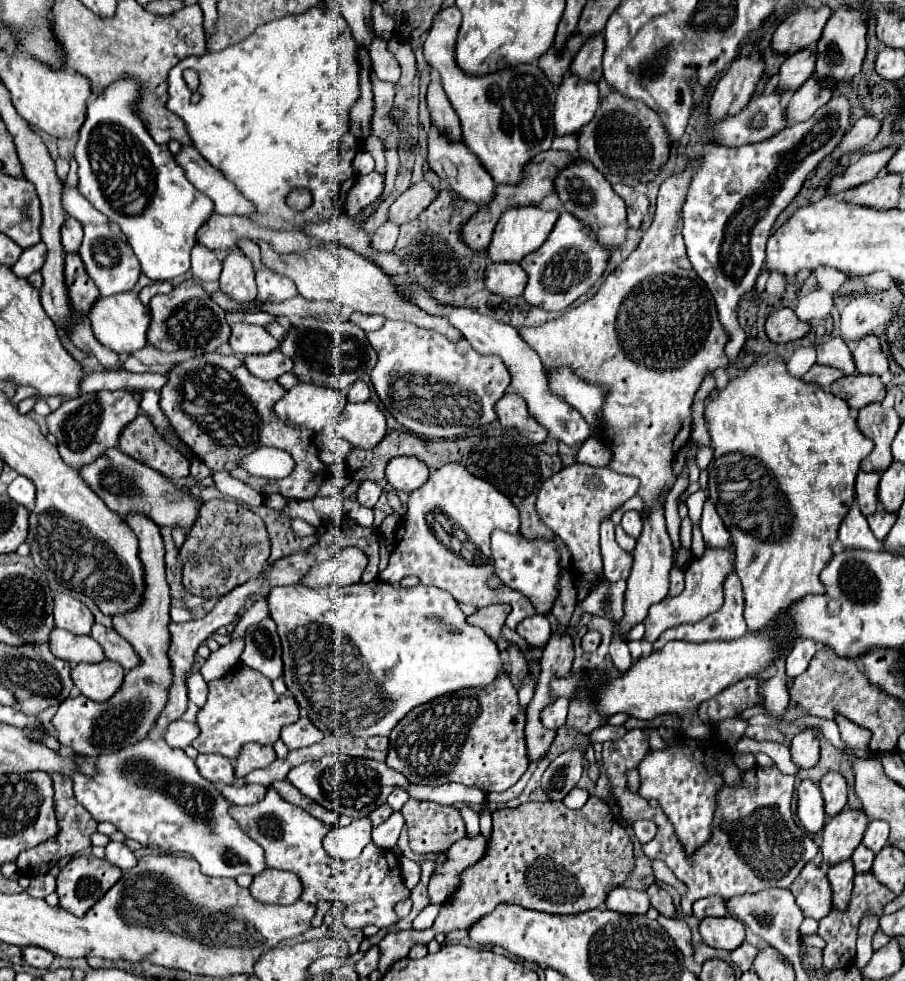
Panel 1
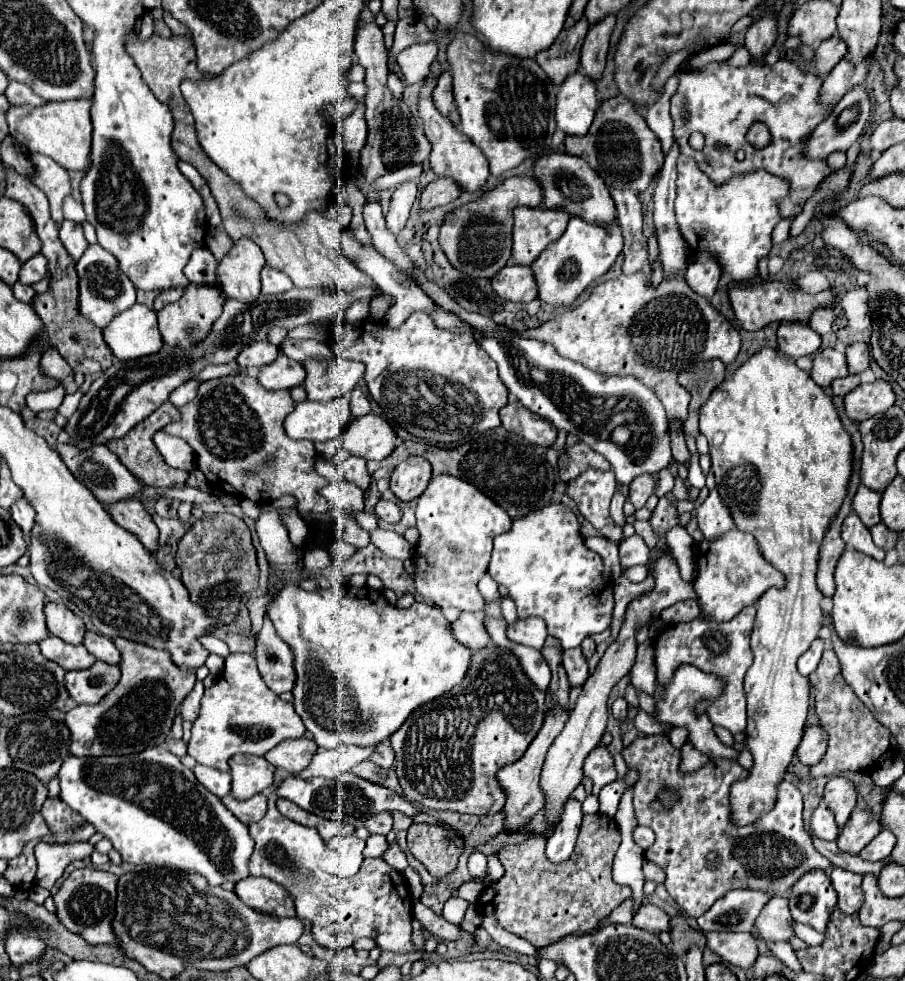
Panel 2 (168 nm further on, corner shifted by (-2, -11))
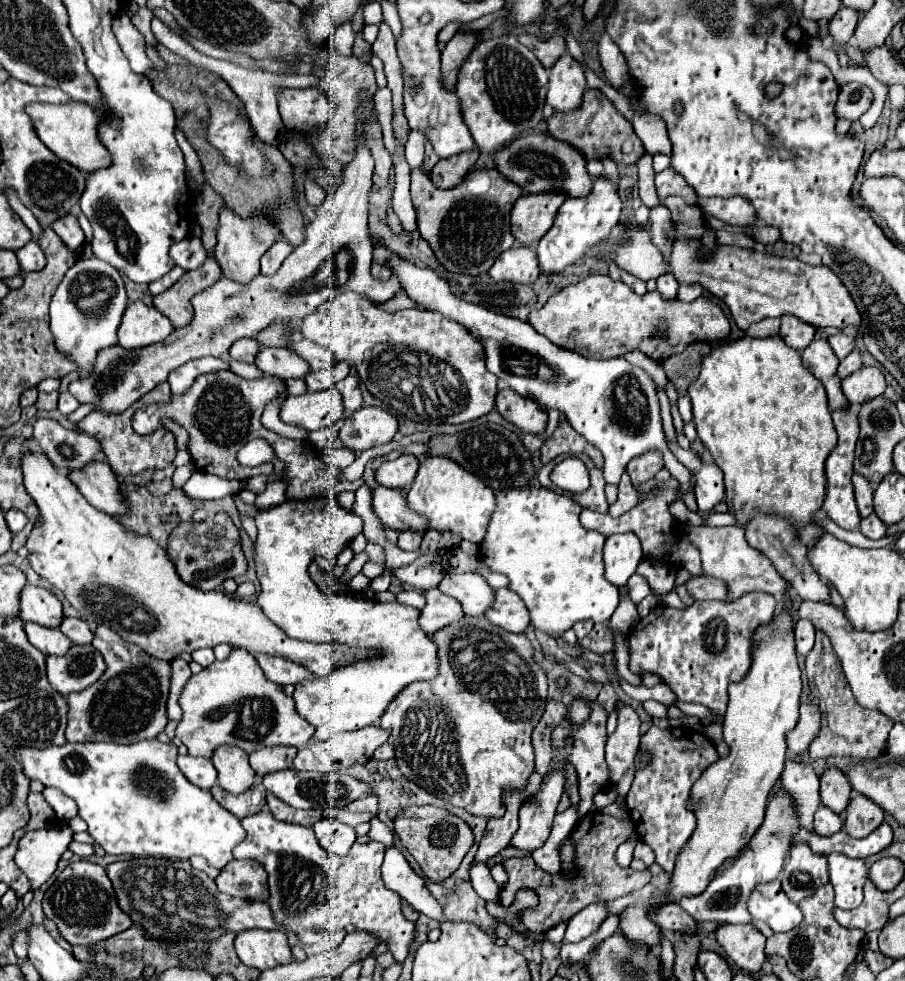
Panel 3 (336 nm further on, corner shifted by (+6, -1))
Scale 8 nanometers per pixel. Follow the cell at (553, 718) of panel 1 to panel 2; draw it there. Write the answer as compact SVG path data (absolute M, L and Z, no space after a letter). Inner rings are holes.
M572 648L572 650L564 650L562 654L564 660L564 668L568 672L568 680L572 686L584 684L588 678L588 660L584 658L580 648Z

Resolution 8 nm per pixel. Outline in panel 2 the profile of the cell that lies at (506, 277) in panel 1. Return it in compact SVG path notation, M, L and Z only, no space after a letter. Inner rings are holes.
M510 264L502 268L492 278L492 286L500 298L510 302L532 302L538 296L536 280L532 276L530 266Z

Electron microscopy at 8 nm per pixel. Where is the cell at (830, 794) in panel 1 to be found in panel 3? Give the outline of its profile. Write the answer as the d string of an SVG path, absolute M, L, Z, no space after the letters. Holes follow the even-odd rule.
M828 768L820 776L820 798L822 798L822 804L828 806L832 812L836 814L844 812L844 808L850 802L850 792L852 792L852 786L846 774L840 772L838 768Z

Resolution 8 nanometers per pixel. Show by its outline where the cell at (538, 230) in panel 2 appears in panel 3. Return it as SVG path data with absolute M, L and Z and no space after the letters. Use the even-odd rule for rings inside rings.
M556 192L522 196L510 212L514 246L534 248L536 242L552 228L554 216L564 200L566 196Z

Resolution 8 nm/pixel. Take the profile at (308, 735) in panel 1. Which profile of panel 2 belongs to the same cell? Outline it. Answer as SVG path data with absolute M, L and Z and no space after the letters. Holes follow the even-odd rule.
M304 736L300 740L284 740L276 748L272 748L264 758L276 768L284 770L288 774L304 770L312 756L316 754L316 742L310 736Z

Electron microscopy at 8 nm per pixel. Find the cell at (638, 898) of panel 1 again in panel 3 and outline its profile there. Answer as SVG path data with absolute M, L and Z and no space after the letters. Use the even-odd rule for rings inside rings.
M676 902L654 906L648 912L648 918L656 926L660 926L664 932L666 930L672 930L672 932L686 932L688 934L688 930L694 930L696 928L696 920L688 912L684 912L680 908L680 904L676 904Z

